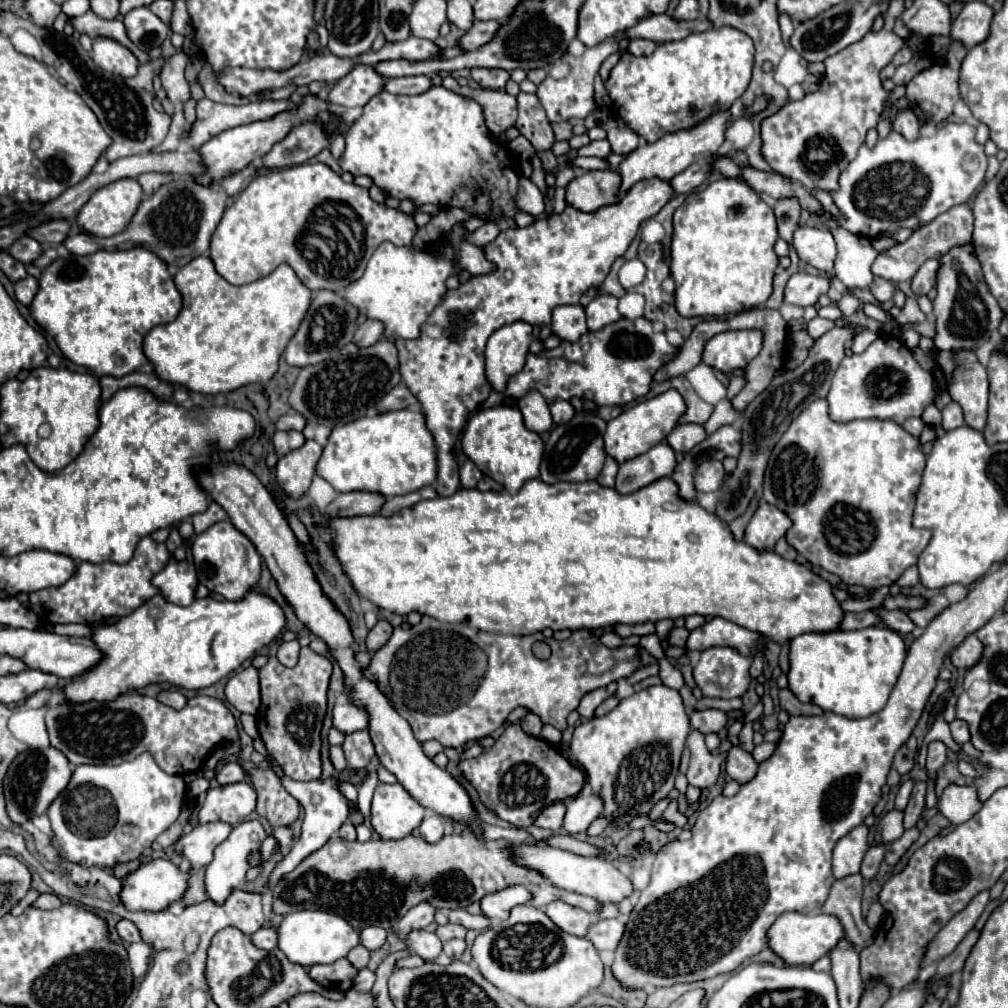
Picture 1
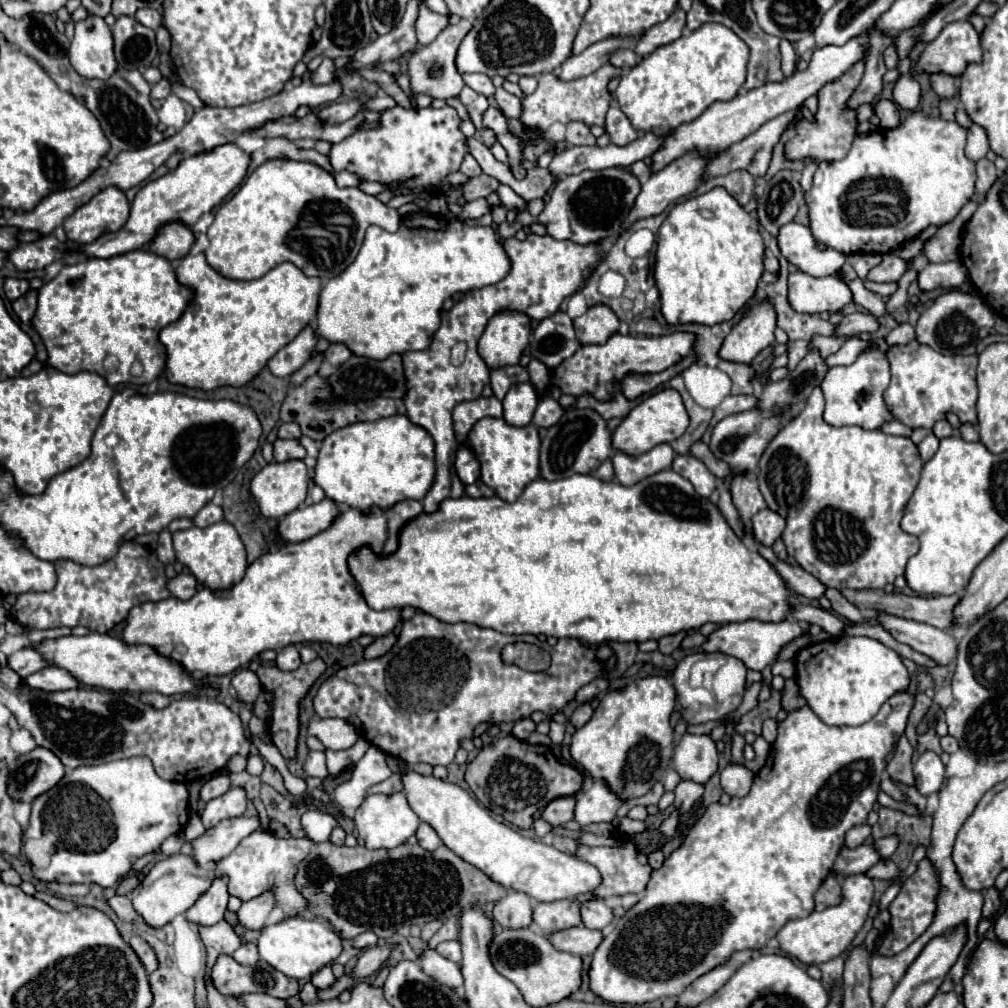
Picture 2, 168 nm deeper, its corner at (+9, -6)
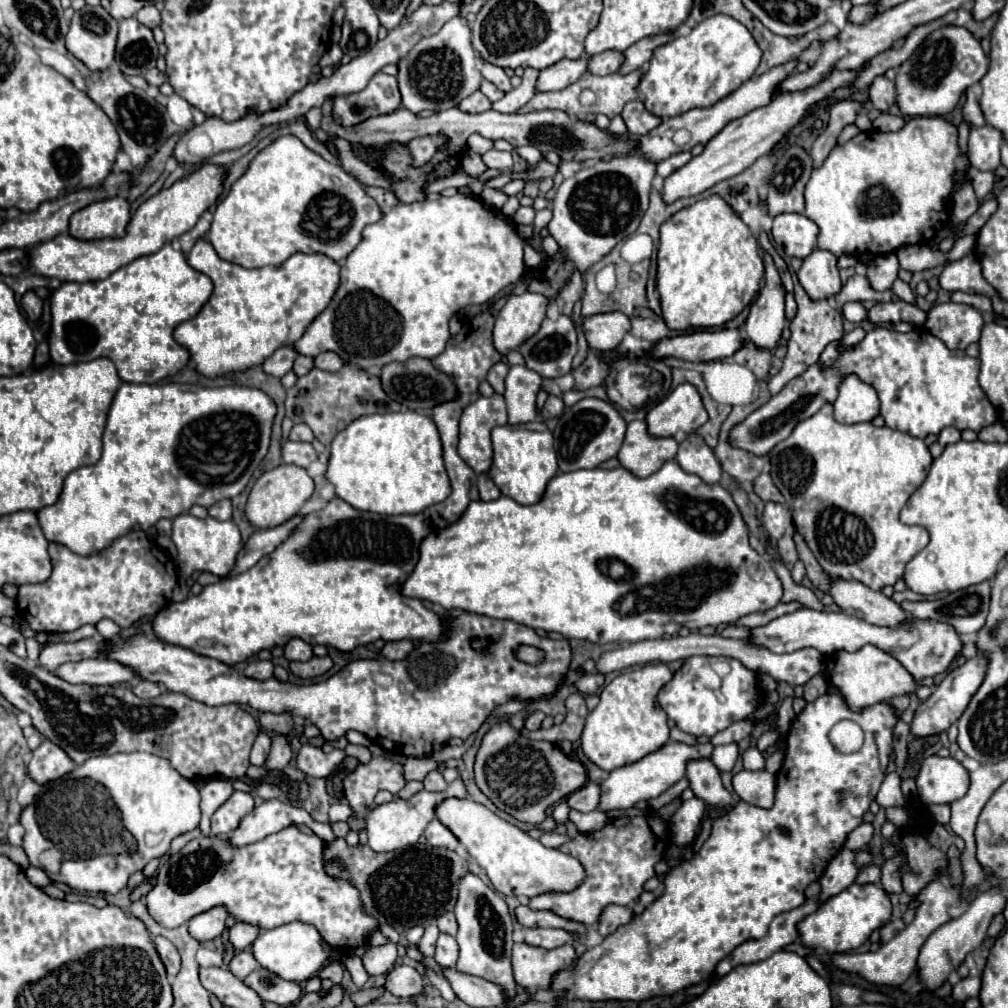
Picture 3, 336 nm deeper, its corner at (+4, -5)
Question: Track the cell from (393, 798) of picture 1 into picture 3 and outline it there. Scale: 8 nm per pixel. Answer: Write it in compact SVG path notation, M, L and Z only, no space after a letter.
M458 777L456 781L452 781L448 785L446 791L442 793L428 793L428 791L420 791L416 793L412 799L408 801L402 801L402 799L394 799L386 805L378 805L374 807L372 813L366 815L366 831L368 831L368 845L378 851L378 853L384 853L384 851L394 851L394 849L402 849L406 845L414 845L420 835L424 833L426 825L436 817L434 811L436 807L444 801L444 799L450 799L450 797L456 797L456 799L466 799L468 793L466 793L466 787L462 783L462 779Z

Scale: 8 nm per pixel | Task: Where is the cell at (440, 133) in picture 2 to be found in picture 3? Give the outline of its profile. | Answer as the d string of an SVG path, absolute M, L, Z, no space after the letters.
M434 135L434 137L420 137L420 139L412 139L408 143L410 153L414 157L414 165L424 165L432 159L432 155L436 153L436 149L446 141L446 135Z

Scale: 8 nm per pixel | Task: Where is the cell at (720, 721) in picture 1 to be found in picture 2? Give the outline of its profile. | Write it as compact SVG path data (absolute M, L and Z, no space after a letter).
M687 732L675 748L673 768L679 772L683 780L705 784L709 776L717 770L717 758L719 752L709 734L695 736Z

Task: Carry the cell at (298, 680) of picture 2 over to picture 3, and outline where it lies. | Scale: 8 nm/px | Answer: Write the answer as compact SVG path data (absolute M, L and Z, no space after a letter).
M312 657L304 663L290 663L290 669L294 675L306 679L306 677L318 677L322 673L326 673L332 667L332 659L330 657Z

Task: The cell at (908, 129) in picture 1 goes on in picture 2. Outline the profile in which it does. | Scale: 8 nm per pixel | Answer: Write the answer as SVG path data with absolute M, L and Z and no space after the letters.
M881 100L875 104L875 114L881 120L881 128L897 128L901 124L897 104L891 100Z

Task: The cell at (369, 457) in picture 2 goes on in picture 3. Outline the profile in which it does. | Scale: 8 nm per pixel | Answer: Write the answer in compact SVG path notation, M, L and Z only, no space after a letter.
M416 411L404 413L384 413L384 415L364 415L354 419L346 429L342 429L332 445L332 461L328 461L326 479L336 487L336 495L360 511L374 511L384 515L404 515L420 513L430 505L436 505L448 497L450 483L442 461L442 443L436 423Z

